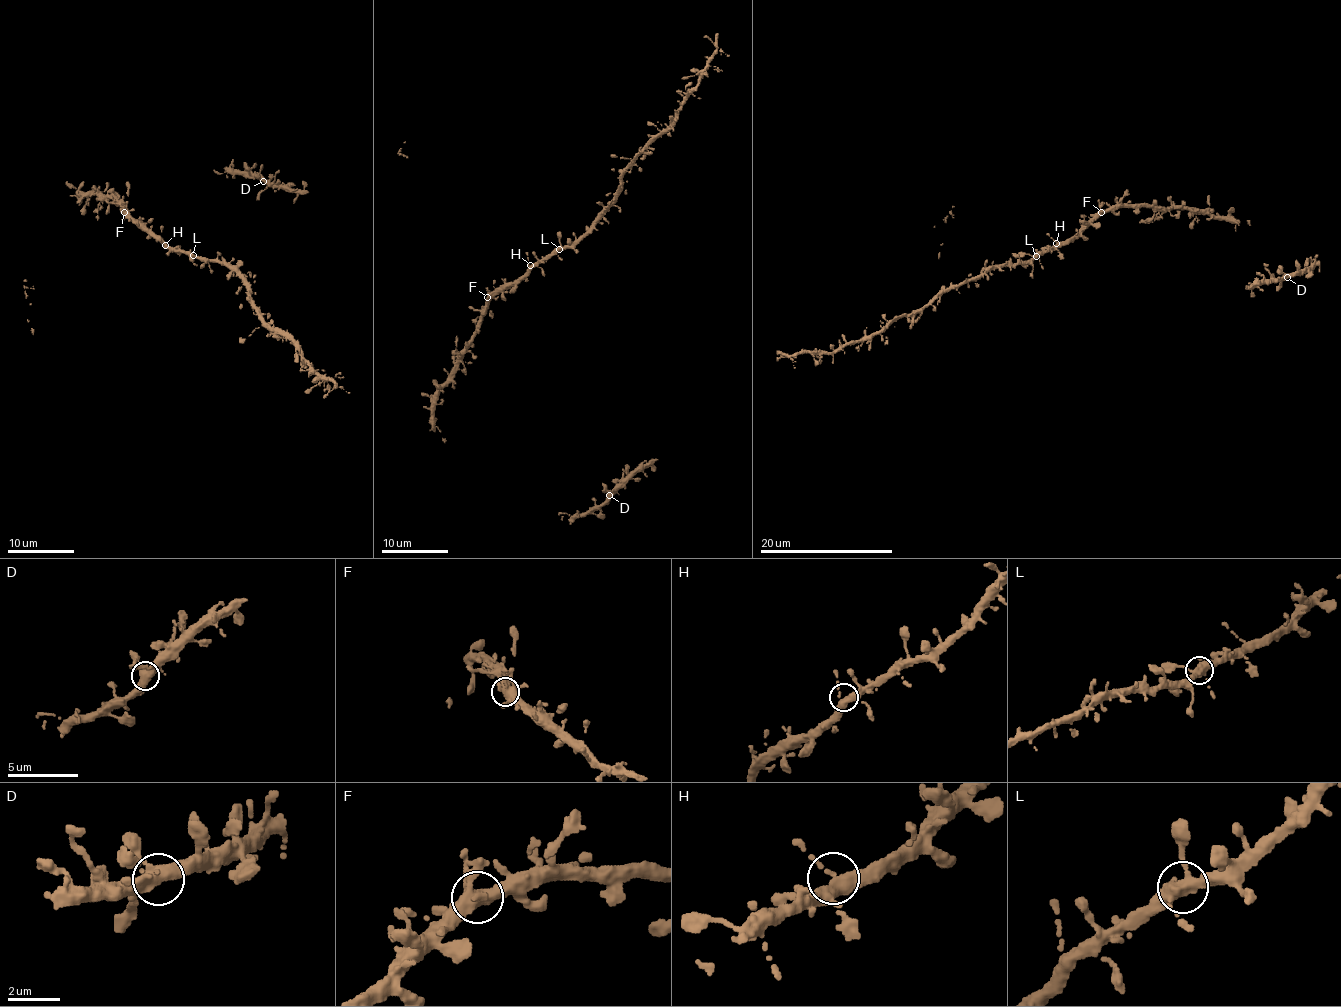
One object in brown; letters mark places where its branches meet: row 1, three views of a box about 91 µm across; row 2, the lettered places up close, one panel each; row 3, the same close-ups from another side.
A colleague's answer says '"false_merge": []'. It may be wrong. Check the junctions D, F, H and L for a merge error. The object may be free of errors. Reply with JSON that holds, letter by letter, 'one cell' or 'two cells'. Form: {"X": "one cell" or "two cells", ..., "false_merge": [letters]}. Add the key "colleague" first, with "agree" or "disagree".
{"colleague": "agree", "D": "one cell", "F": "one cell", "H": "one cell", "L": "one cell", "false_merge": []}

